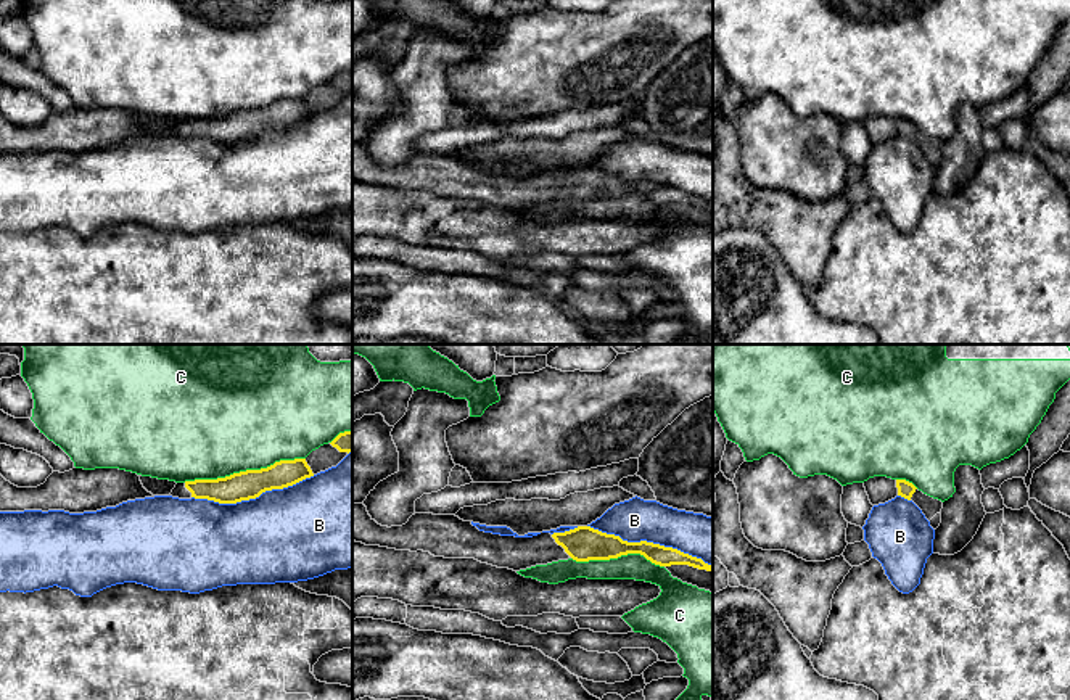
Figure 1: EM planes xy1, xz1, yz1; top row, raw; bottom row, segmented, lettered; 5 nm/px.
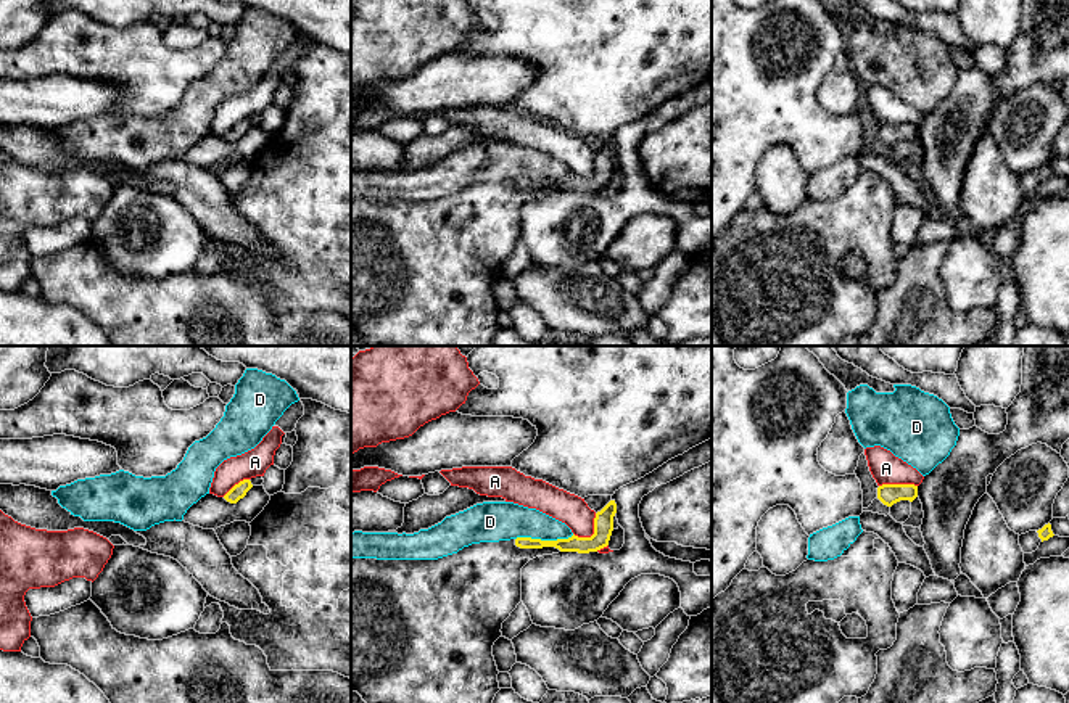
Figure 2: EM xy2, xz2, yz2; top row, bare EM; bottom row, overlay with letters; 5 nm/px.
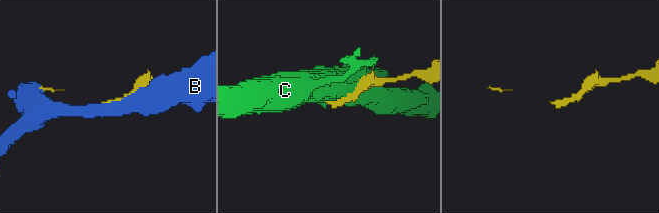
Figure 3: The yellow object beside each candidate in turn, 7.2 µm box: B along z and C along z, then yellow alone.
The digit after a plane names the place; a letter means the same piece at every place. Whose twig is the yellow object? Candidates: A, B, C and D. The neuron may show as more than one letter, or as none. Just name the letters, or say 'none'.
none

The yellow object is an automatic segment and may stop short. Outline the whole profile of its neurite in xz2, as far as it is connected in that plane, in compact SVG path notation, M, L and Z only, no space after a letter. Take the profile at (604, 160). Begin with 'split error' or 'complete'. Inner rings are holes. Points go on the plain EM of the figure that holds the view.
complete | M610 140L594 158L594 174L591 177L572 175L568 179L541 180L531 177L517 177L515 185L520 188L555 187L560 191L589 193L609 185L613 171L613 156L617 153L615 140Z

